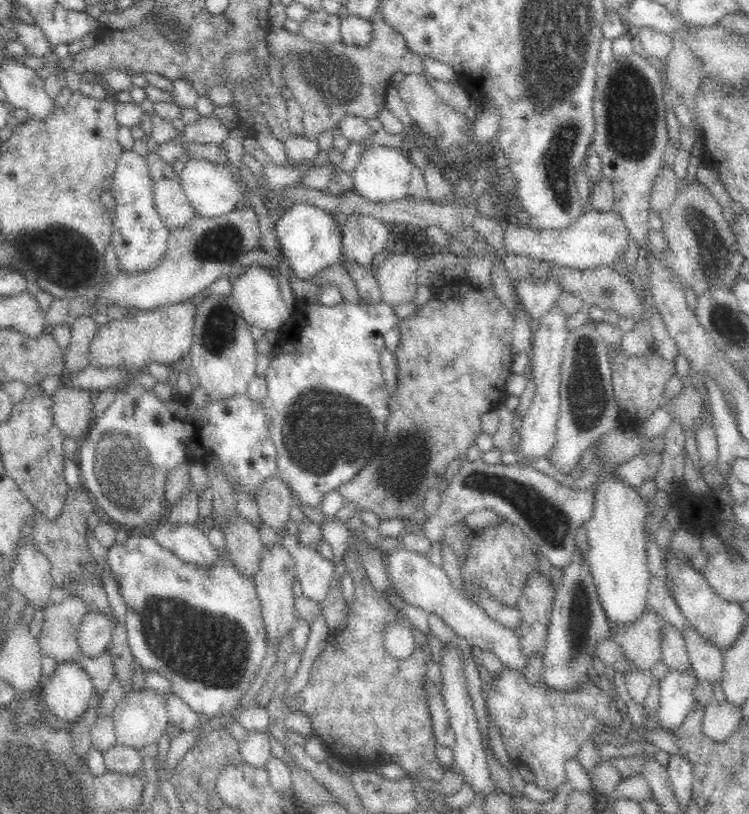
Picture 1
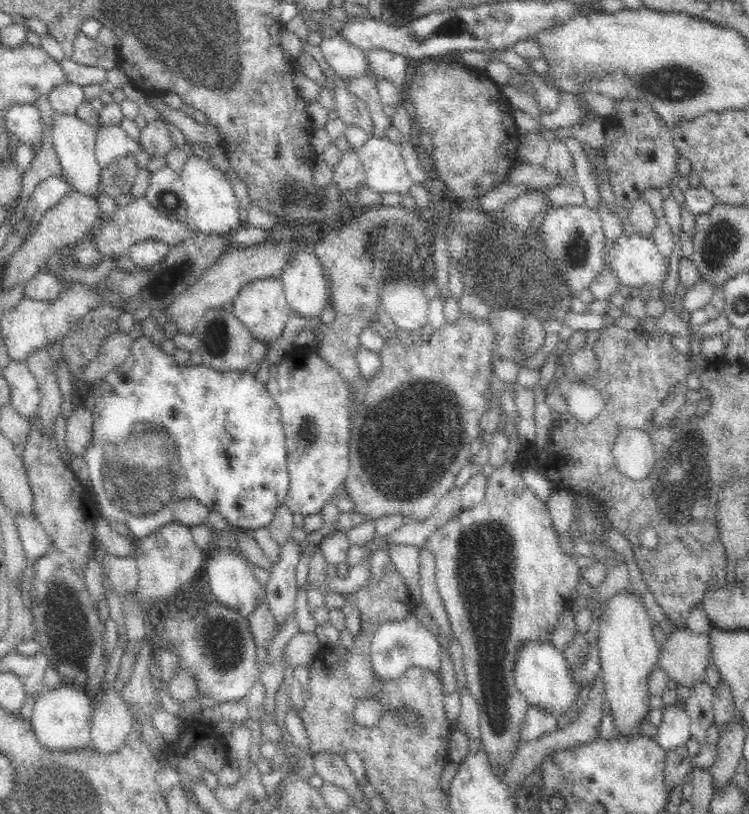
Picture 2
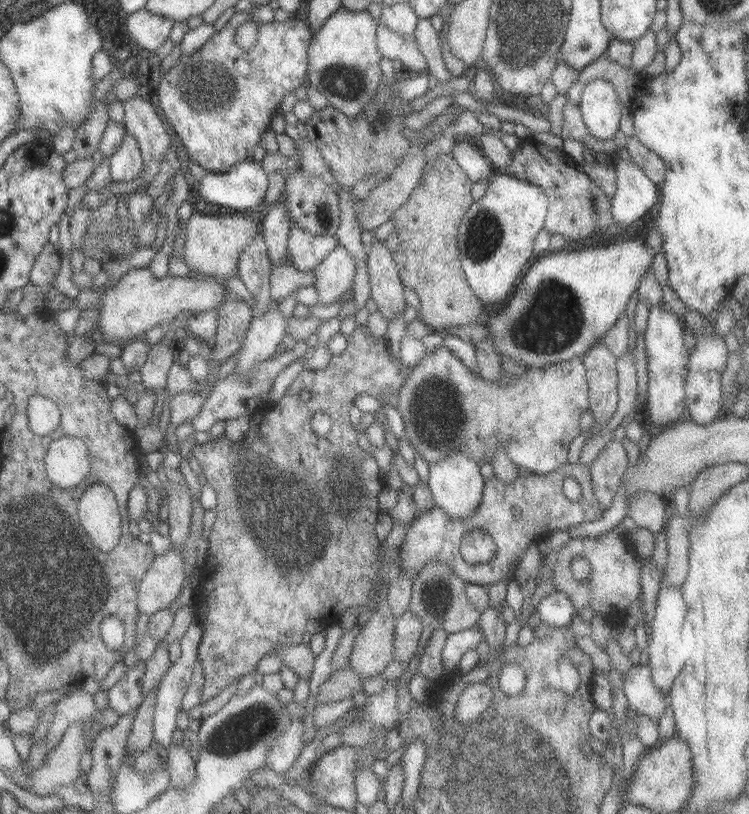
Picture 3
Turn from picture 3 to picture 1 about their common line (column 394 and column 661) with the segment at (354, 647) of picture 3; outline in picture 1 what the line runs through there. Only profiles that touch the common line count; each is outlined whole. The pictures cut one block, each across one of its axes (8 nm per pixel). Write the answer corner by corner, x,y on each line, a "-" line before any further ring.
646,609
640,618
626,626
610,624
608,636
622,649
622,655
636,668
652,669
660,661
658,630
663,619

